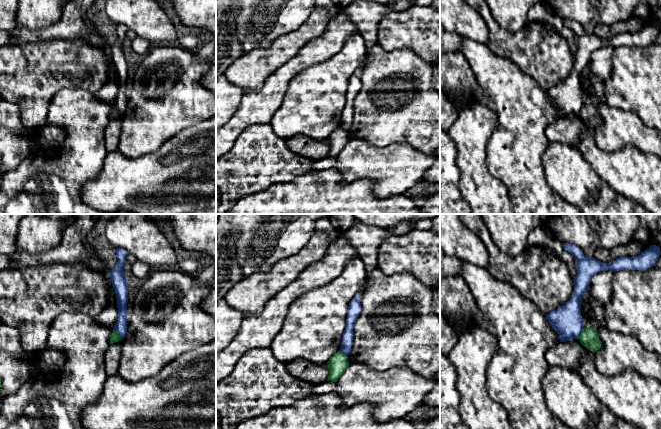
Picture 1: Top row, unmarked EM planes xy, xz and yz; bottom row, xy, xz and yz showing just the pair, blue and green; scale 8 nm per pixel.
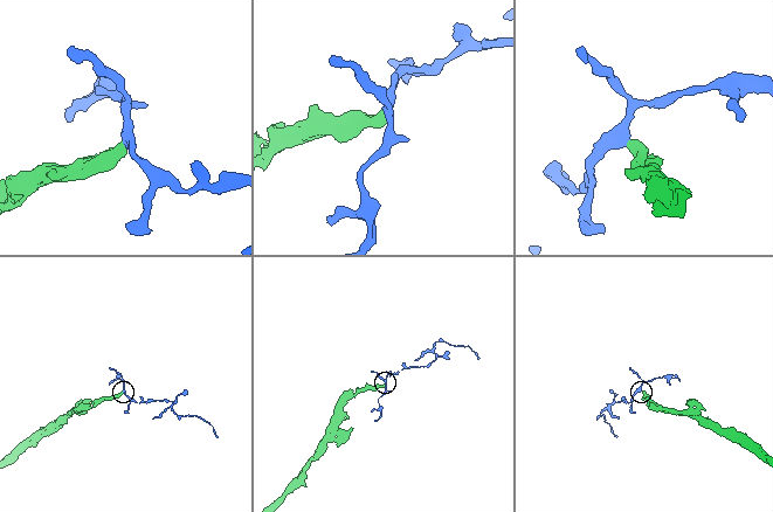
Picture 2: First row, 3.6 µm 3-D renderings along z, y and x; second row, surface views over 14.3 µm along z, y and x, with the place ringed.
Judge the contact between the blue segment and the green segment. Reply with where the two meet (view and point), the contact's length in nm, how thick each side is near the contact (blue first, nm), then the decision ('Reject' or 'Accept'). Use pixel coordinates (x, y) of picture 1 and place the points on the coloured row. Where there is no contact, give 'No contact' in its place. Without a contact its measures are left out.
Touches blue at xy (118, 333). Shared border 120 nm. Thickness 100 nm (blue) against 80 nm. Reject

